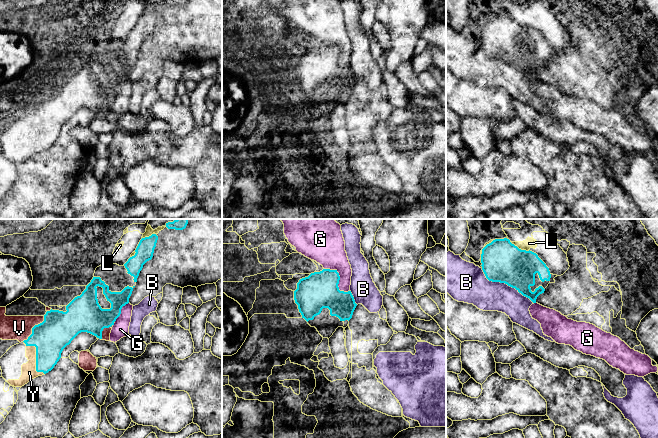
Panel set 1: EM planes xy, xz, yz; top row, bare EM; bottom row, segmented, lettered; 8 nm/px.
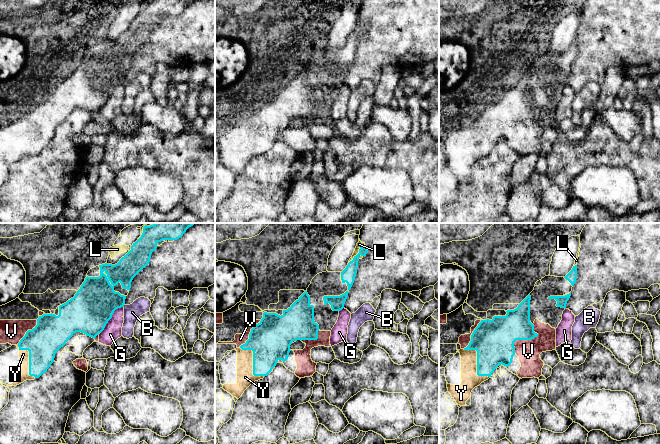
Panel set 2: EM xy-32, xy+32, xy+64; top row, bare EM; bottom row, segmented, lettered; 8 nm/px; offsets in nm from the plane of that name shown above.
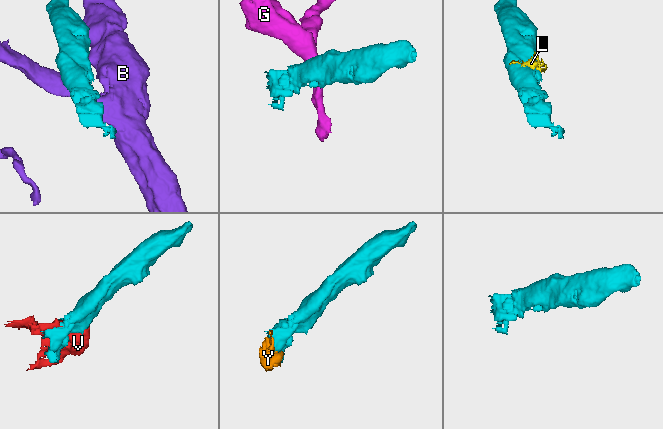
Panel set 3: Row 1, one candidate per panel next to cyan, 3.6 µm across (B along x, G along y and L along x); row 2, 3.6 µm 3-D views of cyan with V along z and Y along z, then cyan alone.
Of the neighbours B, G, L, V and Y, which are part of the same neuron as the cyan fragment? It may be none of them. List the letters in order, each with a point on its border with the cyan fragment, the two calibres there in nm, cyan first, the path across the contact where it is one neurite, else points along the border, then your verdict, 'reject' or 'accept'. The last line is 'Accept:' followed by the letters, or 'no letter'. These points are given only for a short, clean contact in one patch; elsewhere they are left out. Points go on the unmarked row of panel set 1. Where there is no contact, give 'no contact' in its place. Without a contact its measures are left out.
B: yz (505, 59) | 320/240 nm | along yz (481, 44), (489, 56), (504, 58), (514, 63), (533, 79) | reject
G: xz (339, 55) | 300/260 nm | reject
L: yz (518, 24) | 320/80 nm | reject
V: xy (32, 104) | 280/190 nm | accept
Y: xy (36, 134) | 280/120 nm | accept
Accept: V, Y

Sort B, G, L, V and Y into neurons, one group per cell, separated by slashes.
B / G / L / V Y

